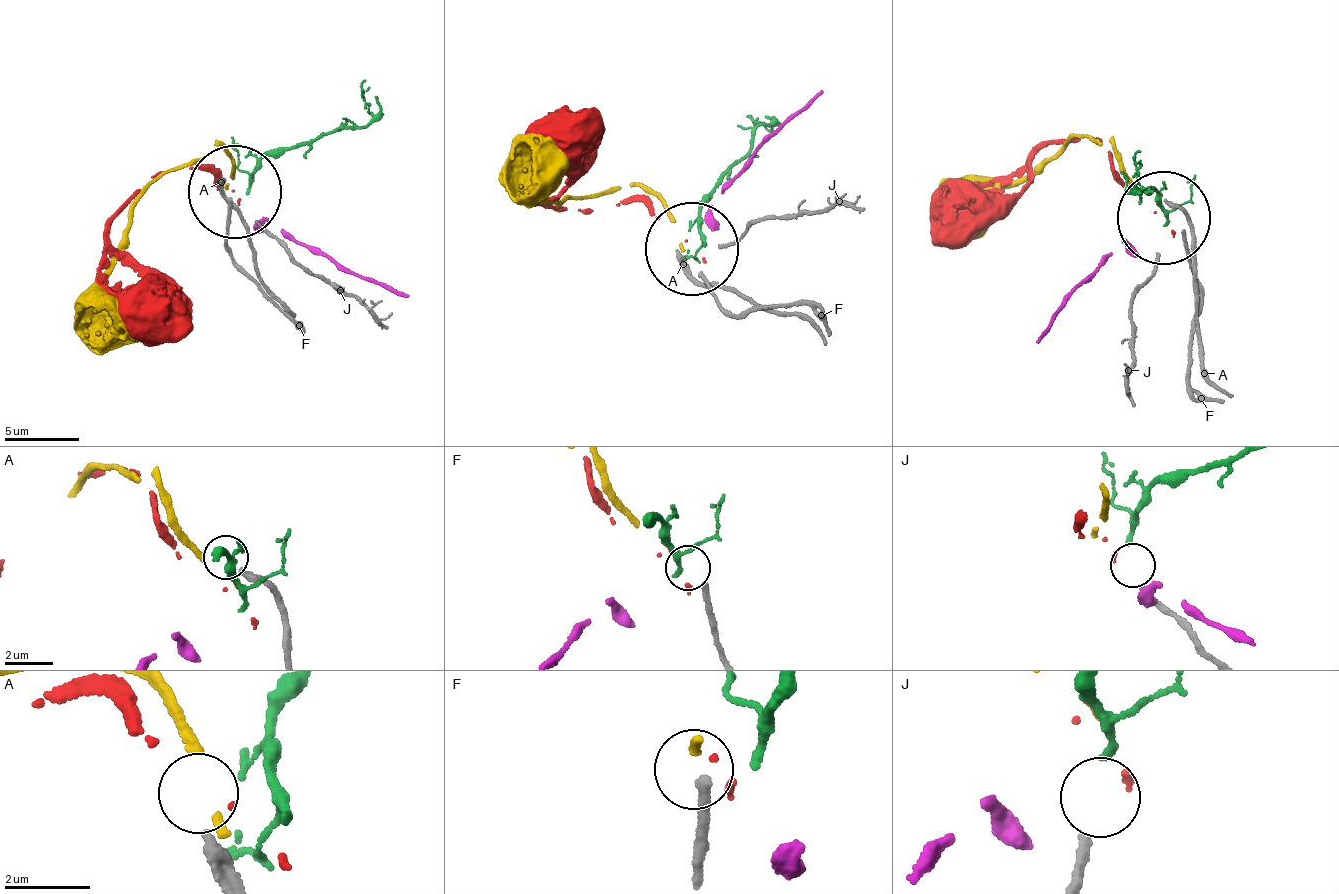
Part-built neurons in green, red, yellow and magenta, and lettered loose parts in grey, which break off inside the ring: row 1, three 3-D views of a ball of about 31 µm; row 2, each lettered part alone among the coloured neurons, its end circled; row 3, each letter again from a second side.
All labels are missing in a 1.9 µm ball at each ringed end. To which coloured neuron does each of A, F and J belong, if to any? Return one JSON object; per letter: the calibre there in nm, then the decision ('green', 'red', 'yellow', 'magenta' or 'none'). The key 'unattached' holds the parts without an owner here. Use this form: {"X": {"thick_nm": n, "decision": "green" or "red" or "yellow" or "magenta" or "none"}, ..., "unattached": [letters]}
{"A": {"thick_nm": 280, "decision": "none"}, "F": {"thick_nm": 240, "decision": "yellow"}, "J": {"thick_nm": 200, "decision": "green"}, "unattached": ["A"]}

